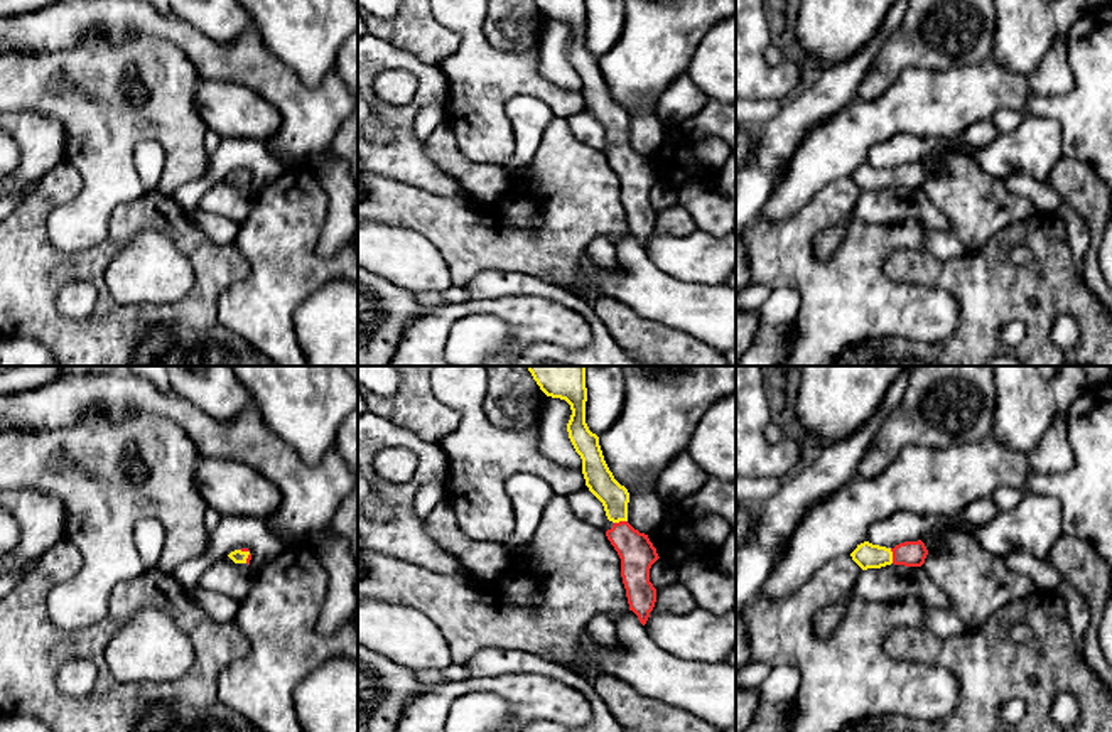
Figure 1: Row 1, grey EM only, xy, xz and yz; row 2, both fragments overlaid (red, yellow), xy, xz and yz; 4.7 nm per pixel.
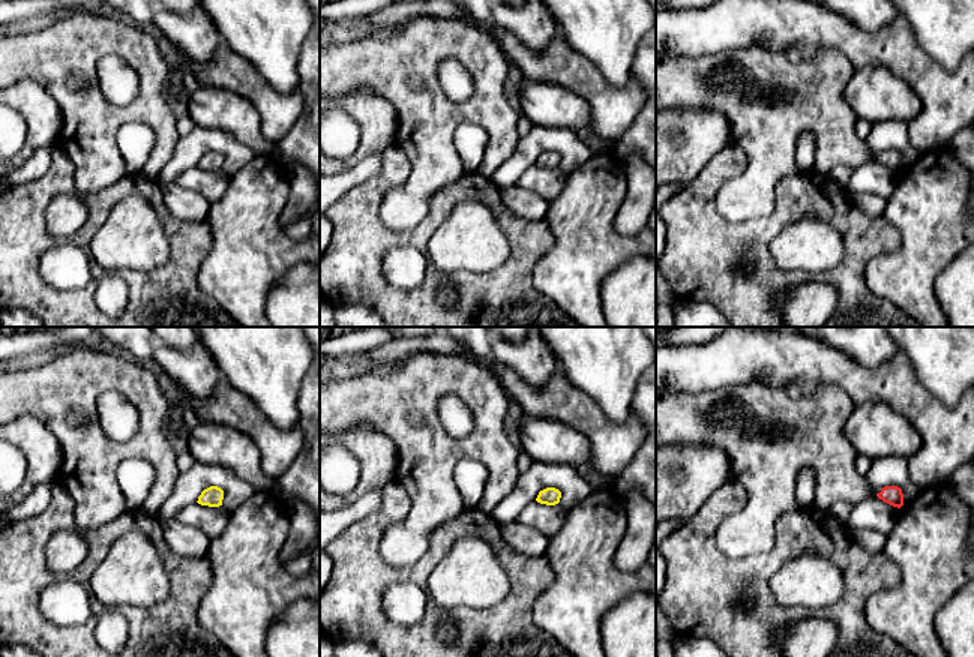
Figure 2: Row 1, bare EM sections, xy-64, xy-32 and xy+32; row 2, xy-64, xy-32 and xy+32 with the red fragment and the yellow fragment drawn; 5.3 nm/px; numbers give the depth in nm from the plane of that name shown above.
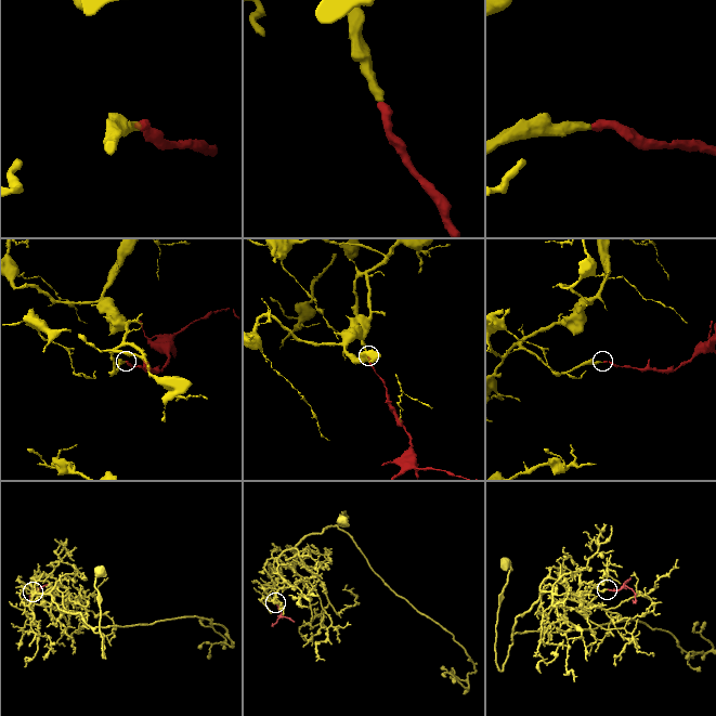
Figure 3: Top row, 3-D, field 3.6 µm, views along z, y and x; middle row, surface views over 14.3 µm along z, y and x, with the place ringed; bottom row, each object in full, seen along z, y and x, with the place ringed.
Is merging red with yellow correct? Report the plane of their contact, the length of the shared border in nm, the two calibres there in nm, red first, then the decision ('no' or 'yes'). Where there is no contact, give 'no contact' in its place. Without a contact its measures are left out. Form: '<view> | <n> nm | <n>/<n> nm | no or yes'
yz | 70 nm | 130/120 nm | yes

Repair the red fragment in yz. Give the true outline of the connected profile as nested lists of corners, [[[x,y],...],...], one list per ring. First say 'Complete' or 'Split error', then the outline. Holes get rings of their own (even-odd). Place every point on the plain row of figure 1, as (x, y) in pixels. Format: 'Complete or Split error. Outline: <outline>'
Split error. Outline: [[[921,162],[904,164],[894,170],[886,170],[864,164],[850,175],[852,182],[862,191],[881,191],[886,187],[921,189],[928,172]]]

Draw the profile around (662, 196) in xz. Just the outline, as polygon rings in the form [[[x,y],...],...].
[[[658,180],[650,191],[650,204],[656,214],[665,213],[672,206],[678,204],[678,189]]]

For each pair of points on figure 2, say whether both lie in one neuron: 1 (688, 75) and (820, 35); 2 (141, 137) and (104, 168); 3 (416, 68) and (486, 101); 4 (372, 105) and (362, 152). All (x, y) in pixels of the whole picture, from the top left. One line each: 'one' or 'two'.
1: two
2: two
3: one
4: one

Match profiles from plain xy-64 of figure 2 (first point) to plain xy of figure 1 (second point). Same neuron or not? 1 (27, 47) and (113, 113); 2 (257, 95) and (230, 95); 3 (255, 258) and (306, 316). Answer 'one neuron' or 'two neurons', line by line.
1: one neuron
2: two neurons
3: two neurons

